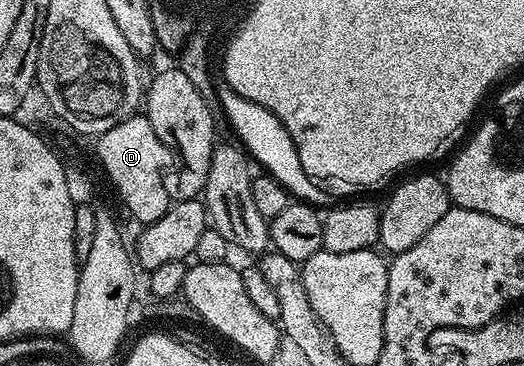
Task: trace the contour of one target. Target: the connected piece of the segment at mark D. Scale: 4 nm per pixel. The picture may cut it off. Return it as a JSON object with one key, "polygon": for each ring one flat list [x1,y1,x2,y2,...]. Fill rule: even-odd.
{"polygon":[[144,114,128,116,117,126,111,126,111,130,96,137,95,144,97,160,110,186,117,191,126,210,138,220,138,225,144,226,163,218,163,214,167,214,171,207,163,175,167,168,167,153,155,130,151,130,151,122,147,117]]}

